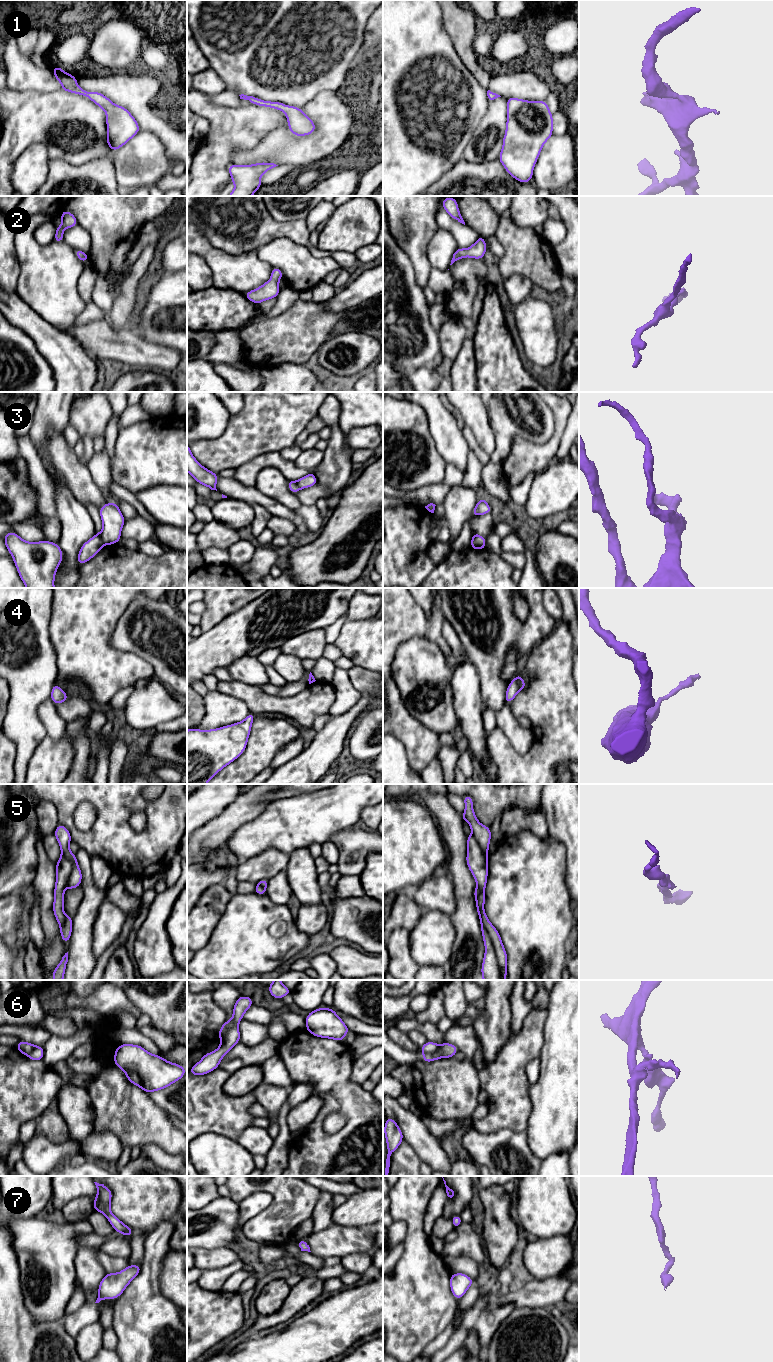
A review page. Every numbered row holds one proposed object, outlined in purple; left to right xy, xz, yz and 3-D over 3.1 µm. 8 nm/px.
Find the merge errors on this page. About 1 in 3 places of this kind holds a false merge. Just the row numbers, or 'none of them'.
3, 5, 6

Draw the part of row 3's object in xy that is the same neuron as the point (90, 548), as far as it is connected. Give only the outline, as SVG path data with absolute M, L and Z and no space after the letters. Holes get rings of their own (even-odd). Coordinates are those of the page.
M96 533L92 538L90 538L81 546L79 554L77 556L78 564L84 564L92 559L103 546L103 539L99 533Z

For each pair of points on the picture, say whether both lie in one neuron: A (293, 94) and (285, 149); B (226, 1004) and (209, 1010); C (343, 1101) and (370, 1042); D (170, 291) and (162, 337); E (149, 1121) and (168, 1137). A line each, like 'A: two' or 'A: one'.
A: two
B: two
C: two
D: one
E: one

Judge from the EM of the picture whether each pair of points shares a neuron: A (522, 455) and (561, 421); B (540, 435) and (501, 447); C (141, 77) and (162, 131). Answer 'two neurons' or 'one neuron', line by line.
A: one neuron
B: one neuron
C: one neuron

